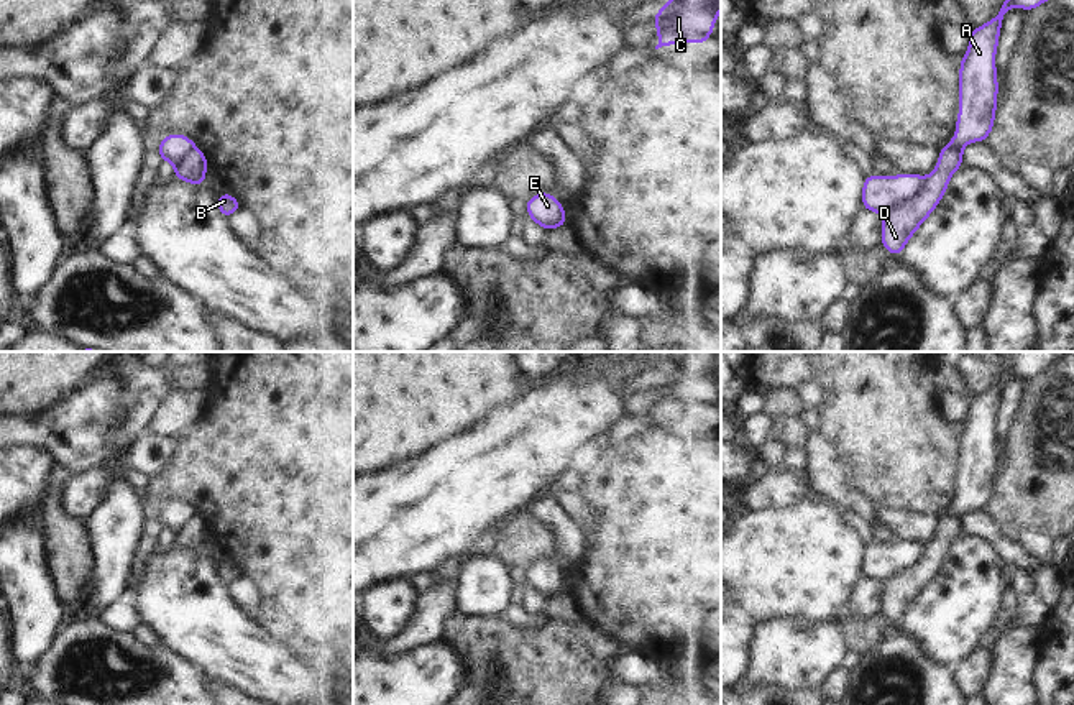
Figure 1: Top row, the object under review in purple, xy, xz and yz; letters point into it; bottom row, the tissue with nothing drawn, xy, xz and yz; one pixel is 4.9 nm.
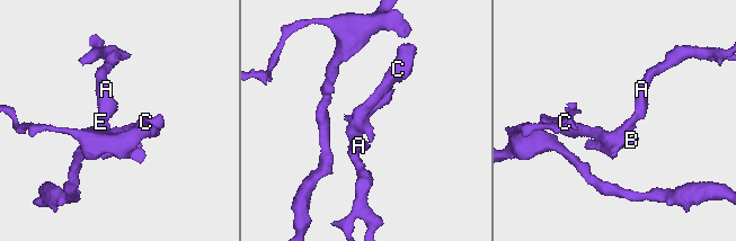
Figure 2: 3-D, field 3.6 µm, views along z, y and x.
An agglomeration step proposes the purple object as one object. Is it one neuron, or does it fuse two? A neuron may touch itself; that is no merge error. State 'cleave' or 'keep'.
cleave

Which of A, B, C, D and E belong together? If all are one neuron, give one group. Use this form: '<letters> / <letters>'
A C E / B D

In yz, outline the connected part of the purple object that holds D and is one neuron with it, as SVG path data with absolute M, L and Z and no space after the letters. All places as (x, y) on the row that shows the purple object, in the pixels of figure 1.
M944 146L933 174L925 186L906 202L884 214L882 248L900 256L905 243L916 228L929 217L943 199L952 173L964 166L962 151Z

